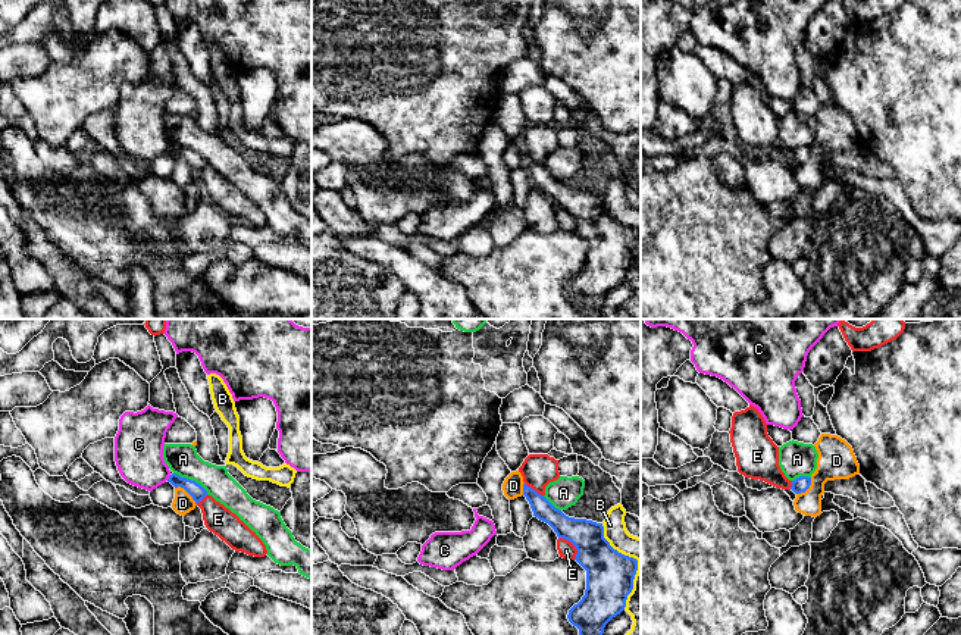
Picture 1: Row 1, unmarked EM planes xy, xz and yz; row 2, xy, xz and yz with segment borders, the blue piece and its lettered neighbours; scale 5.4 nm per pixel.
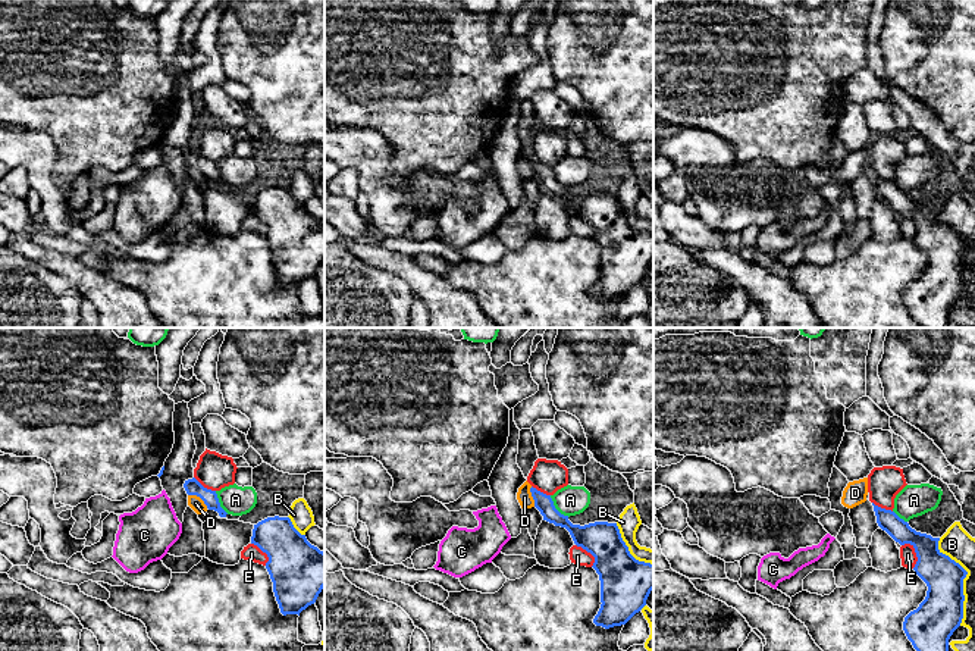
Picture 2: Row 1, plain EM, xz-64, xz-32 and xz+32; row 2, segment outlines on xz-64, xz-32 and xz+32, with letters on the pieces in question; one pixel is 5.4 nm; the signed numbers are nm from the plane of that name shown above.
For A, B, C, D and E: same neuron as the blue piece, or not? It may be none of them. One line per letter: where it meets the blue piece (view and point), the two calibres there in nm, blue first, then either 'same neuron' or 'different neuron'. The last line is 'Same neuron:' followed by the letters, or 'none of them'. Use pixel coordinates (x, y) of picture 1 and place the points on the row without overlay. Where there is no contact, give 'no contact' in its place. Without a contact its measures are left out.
A: xy (190, 150) | 80/170 nm | different neuron
B: xz (636, 232) | 260/160 nm | different neuron
C: xy (169, 149) | 80/280 nm | different neuron
D: xy (187, 162) | 80/110 nm | different neuron
E: xz (573, 215) | 260/90 nm | different neuron
Same neuron: none of them

